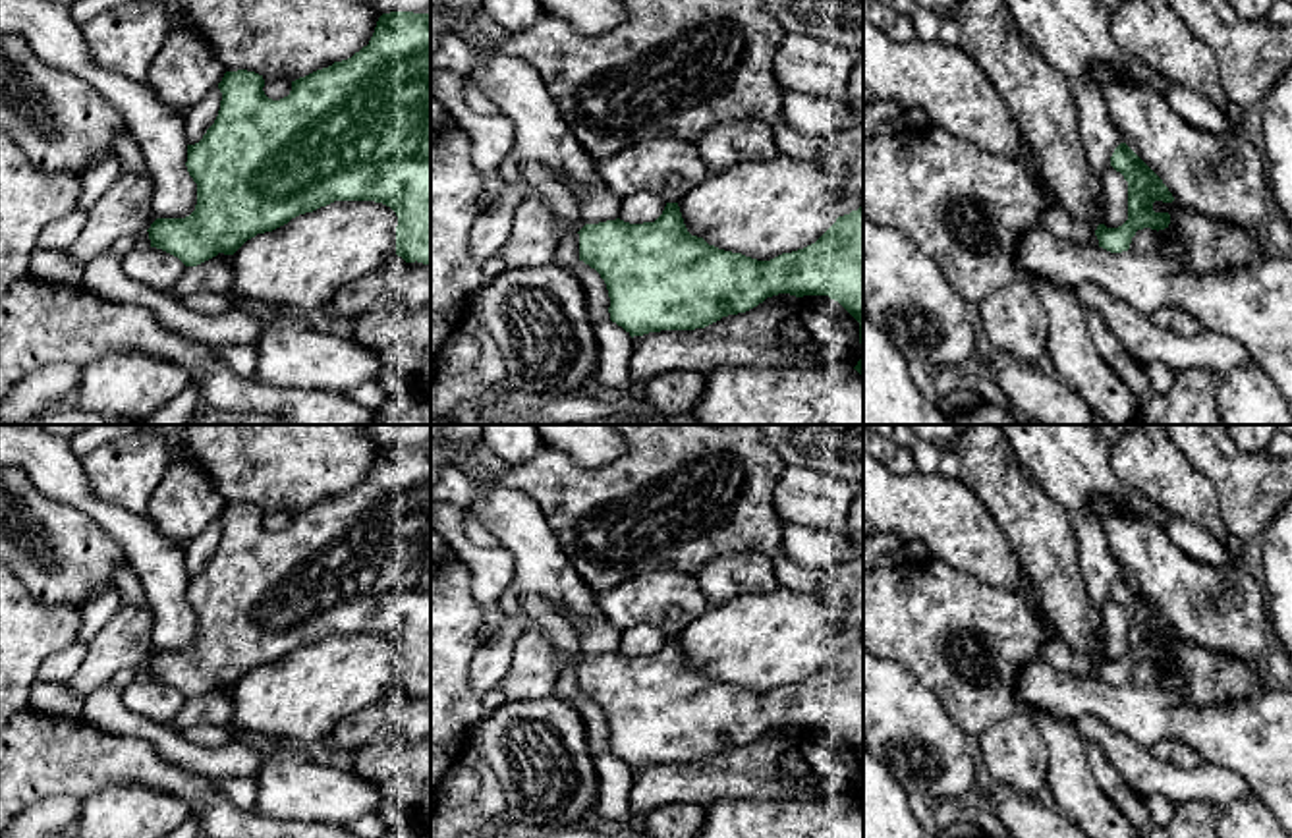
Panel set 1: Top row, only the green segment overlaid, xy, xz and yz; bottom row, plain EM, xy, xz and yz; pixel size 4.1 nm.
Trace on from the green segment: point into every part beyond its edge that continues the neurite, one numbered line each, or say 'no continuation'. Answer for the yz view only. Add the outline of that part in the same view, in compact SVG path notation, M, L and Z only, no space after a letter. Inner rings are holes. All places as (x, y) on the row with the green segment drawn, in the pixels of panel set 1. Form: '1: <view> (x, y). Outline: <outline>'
no continuation

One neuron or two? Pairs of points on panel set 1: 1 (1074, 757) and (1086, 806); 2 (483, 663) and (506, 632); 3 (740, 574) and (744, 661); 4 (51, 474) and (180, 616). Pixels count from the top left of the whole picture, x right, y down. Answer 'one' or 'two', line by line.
1: one
2: one
3: two
4: one

